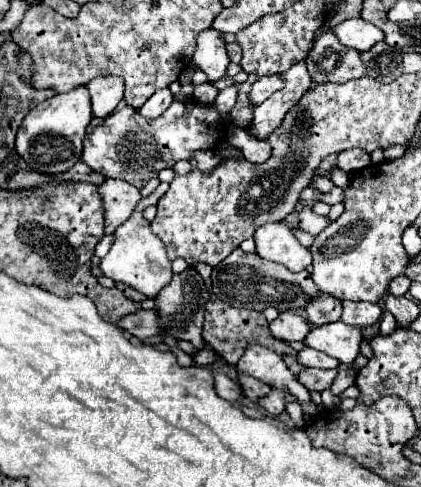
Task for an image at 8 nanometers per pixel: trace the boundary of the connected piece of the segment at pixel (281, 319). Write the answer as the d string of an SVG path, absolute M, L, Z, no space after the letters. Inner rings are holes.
M283 312L269 324L269 330L275 338L279 338L283 342L293 342L293 340L303 340L309 334L311 326L299 314Z

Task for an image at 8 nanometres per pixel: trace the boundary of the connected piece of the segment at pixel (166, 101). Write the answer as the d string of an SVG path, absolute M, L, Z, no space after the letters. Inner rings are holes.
M169 88L159 90L159 92L155 92L155 94L139 108L139 114L141 114L143 118L159 118L159 116L169 108L171 102L173 102L173 94L169 92Z

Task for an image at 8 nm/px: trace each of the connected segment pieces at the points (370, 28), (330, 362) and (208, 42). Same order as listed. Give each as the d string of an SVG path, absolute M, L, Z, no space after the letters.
M361 16L341 22L339 26L333 28L333 32L343 46L355 48L355 50L361 50L361 52L371 50L377 42L383 40L383 30L375 28L375 24L363 20Z
M303 348L299 352L299 362L307 368L337 368L339 360L319 352L319 350L311 350L311 348Z
M209 28L197 36L197 50L193 54L193 62L207 74L209 82L225 78L229 56L225 52L225 42L219 38L217 30Z

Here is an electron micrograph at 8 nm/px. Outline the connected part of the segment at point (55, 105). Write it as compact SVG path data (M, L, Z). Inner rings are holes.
M83 86L65 92L55 94L53 98L37 104L23 120L19 132L17 132L17 152L27 162L27 166L41 174L63 174L67 172L79 158L81 158L81 142L85 136L85 128L89 126L93 114L91 114L91 102L89 94Z

